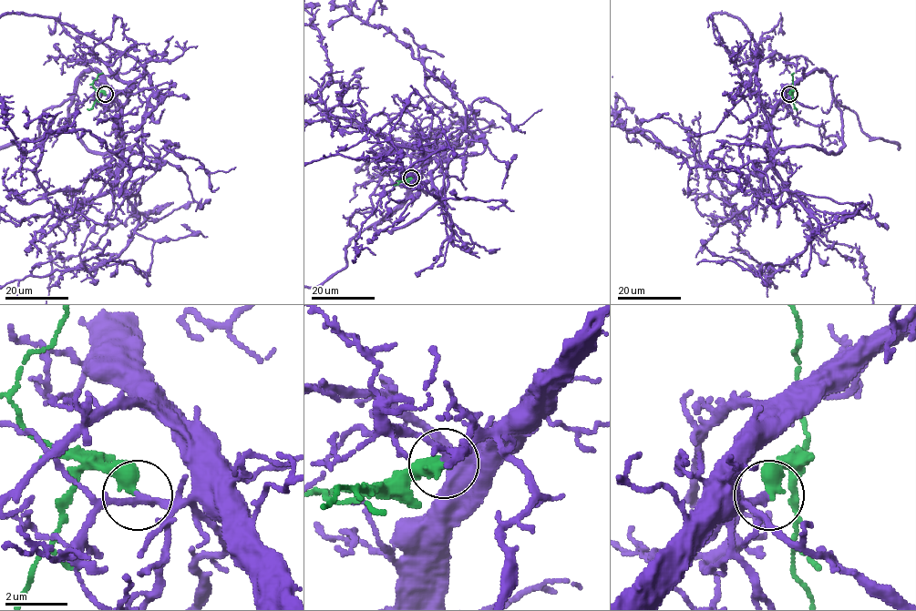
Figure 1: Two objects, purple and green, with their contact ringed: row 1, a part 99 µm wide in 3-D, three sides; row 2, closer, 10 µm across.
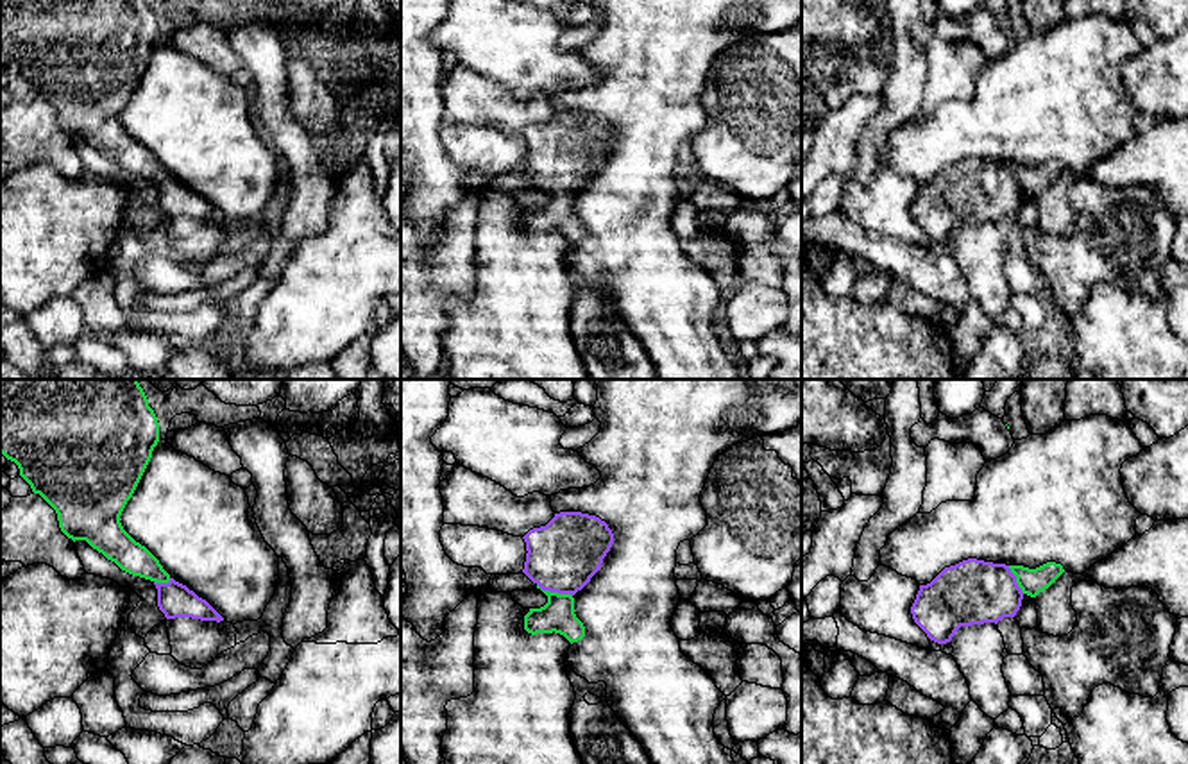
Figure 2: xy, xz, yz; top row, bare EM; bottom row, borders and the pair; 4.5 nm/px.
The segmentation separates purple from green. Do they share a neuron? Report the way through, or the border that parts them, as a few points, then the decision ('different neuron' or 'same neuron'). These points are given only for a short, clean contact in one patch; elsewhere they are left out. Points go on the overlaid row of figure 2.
across xz (562, 557), (555, 591), (557, 614) | same neuron

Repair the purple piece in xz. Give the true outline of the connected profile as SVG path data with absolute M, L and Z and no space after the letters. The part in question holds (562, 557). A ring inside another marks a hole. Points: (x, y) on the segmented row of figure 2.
M560 512L524 537L526 562L522 573L547 596L540 608L524 615L524 630L560 633L571 644L585 637L585 626L574 614L574 594L599 571L614 544L605 521L581 512Z

